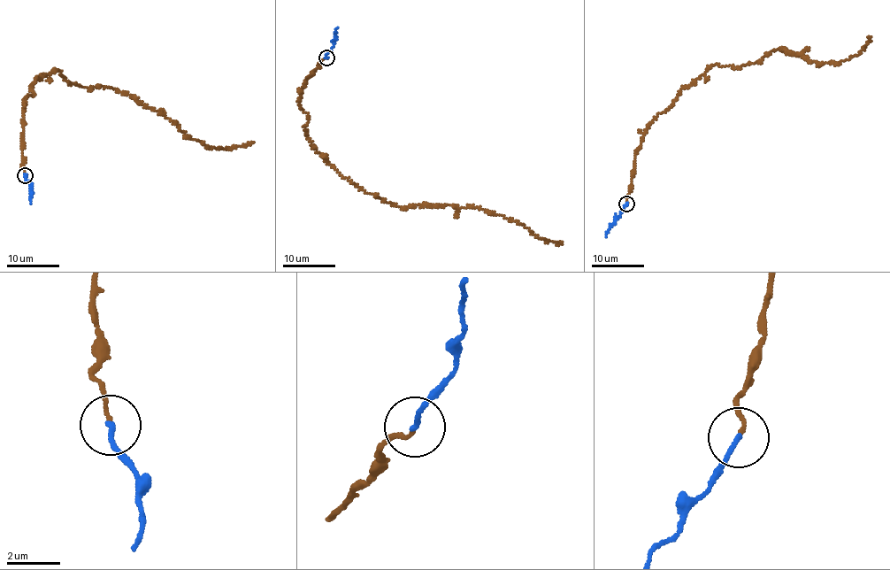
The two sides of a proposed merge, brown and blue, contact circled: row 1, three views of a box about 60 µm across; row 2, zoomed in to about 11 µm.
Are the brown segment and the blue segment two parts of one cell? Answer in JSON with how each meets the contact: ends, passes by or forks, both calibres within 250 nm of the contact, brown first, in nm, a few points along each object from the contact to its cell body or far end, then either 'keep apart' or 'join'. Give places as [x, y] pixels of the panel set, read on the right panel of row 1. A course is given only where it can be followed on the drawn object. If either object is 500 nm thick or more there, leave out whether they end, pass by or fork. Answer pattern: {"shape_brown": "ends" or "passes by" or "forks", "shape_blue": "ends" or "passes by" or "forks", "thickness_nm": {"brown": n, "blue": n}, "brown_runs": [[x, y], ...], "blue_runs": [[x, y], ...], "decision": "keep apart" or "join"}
{"shape_brown": "ends", "shape_blue": "ends", "thickness_nm": {"brown": 130, "blue": 170}, "brown_runs": [[626, 204], [648, 124], [712, 65], [754, 63], [780, 48], [833, 64], [857, 54], [870, 35]], "blue_runs": [[626, 204], [609, 227], [606, 236]], "decision": "join"}

